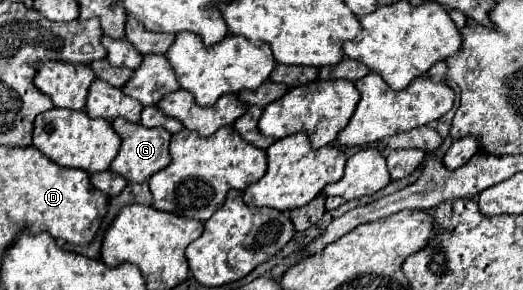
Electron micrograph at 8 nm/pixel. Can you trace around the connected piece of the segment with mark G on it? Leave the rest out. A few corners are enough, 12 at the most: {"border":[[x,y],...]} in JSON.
{"border":[[116,118],[110,172],[146,182],[170,164],[170,134]]}

